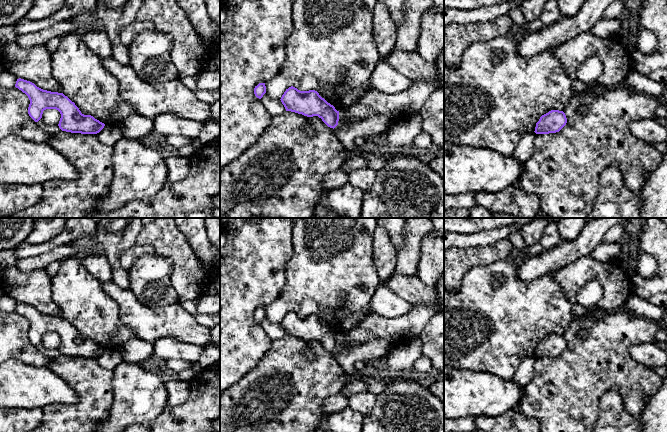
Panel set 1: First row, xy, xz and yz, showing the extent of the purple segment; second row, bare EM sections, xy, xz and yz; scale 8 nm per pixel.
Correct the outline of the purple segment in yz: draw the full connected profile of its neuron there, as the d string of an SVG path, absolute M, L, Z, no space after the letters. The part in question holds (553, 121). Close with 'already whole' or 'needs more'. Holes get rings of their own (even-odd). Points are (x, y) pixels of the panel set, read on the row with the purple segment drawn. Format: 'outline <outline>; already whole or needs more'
outline M551 110L542 115L536 123L536 134L549 134L559 132L567 123L566 115L563 111Z; already whole

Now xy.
outline M21 78L17 79L15 87L28 96L30 100L28 114L35 122L42 118L44 110L56 109L61 114L58 126L62 131L97 134L105 126L93 116L82 114L75 103L63 93L43 90Z; already whole

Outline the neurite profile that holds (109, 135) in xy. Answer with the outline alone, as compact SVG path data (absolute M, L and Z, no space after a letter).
M105 125L104 128L97 133L99 141L105 145L114 146L123 138L120 126Z

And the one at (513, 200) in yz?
M517 183L499 192L474 193L475 205L491 212L502 212L517 218L535 218L540 213L540 201L535 194L526 193Z

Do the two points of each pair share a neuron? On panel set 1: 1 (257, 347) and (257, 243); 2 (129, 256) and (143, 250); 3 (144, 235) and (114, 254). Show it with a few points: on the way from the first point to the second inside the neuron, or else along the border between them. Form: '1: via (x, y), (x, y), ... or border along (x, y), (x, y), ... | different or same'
1: via (244, 321), (244, 299), (250, 287), (250, 269) | same
2: via (132, 253), (140, 250) | same
3: border along (142, 228), (135, 242) | different

